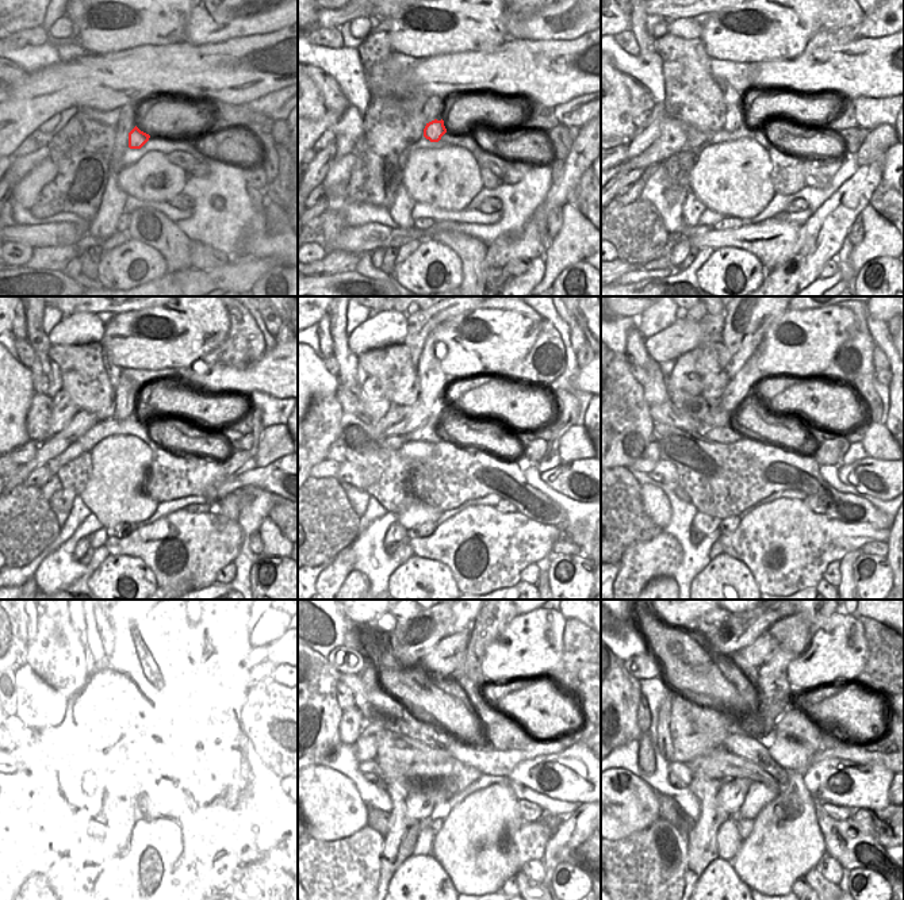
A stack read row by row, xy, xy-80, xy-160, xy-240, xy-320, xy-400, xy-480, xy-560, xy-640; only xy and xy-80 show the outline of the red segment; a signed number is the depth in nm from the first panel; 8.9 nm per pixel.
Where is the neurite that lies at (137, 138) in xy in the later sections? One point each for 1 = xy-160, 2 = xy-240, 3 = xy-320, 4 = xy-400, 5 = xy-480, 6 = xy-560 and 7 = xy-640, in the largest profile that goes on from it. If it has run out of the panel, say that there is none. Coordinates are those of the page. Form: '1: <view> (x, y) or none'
1: xy-160 (734, 118)
2: xy-240 (125, 393)
3: xy-320 (432, 379)
4: xy-400 (739, 349)
5: xy-480 (137, 648)
6: xy-560 (454, 628)
7: none

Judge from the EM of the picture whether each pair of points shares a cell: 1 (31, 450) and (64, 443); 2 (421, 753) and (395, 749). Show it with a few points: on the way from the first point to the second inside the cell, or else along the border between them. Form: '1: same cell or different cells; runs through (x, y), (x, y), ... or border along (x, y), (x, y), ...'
1: different cells; border along (39, 444), (35, 454), (20, 466)
2: same cell; runs through (414, 751), (402, 749)

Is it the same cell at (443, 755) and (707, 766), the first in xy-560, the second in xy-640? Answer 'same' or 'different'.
same

